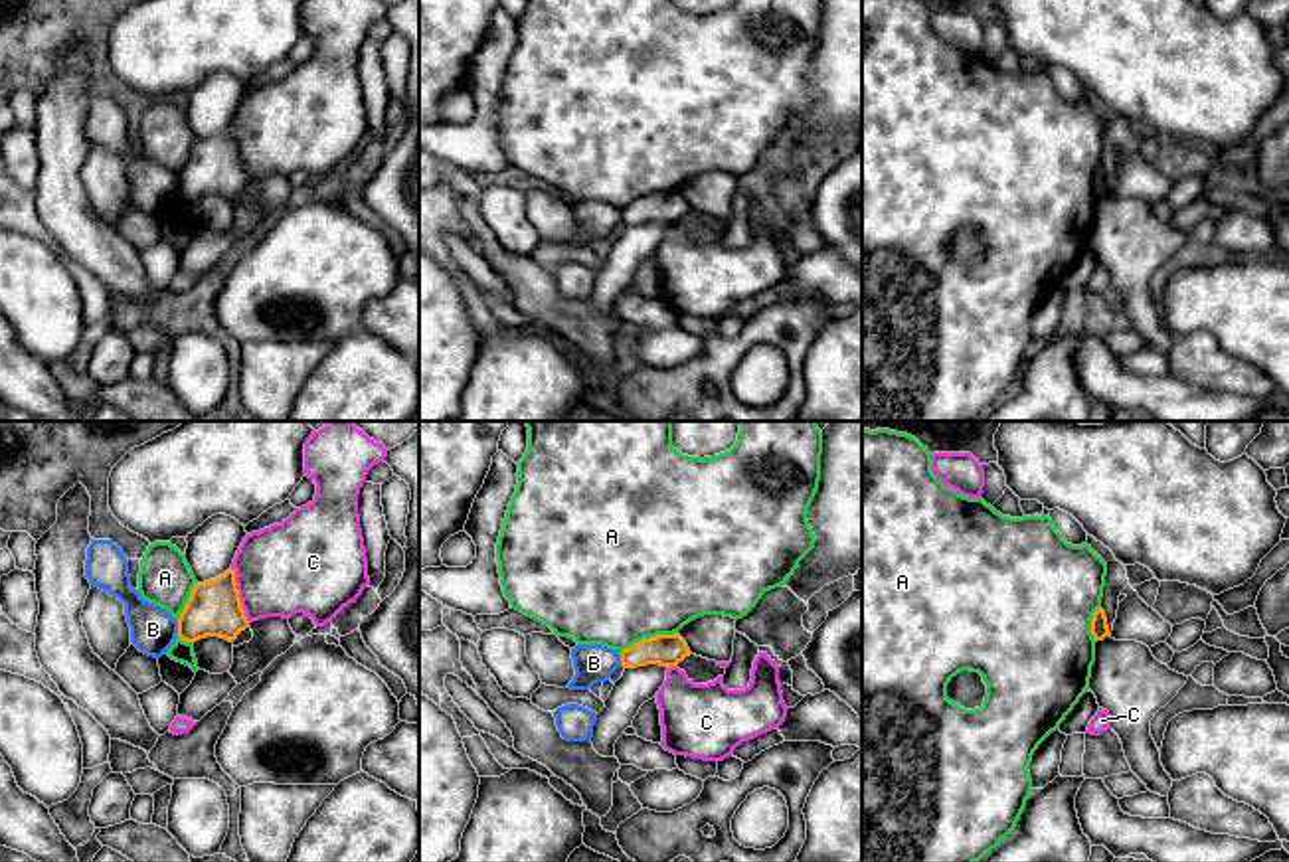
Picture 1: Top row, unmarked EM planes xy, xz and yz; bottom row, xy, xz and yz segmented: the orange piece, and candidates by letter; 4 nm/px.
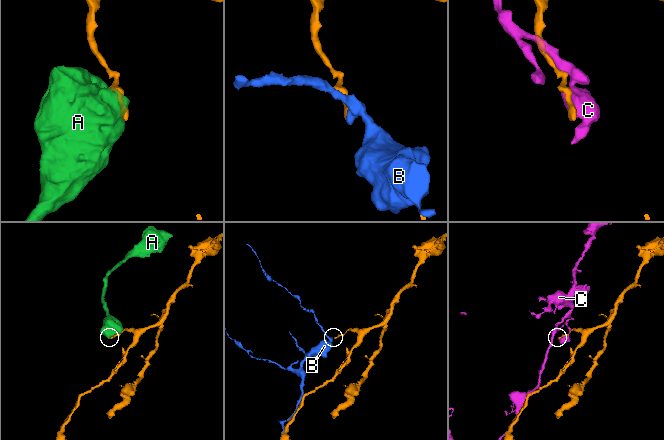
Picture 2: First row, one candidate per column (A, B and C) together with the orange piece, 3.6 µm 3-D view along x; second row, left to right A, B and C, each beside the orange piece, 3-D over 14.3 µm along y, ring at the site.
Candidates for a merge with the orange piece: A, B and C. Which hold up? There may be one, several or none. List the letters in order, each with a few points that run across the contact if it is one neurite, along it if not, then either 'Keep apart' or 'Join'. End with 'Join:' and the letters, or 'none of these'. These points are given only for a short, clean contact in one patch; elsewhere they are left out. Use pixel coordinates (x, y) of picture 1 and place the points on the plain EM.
A: Line: xz (677, 188), (643, 194), (621, 210). Keep apart
B: Line: xy (176, 178), (178, 190). Keep apart
C: Keep apart
Join: none of these

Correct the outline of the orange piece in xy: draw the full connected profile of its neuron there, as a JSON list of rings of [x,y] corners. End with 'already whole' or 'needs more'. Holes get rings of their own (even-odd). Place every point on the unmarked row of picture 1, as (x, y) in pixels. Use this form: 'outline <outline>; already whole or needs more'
outline [[[235,127],[223,132],[196,140],[190,156],[178,176],[178,194],[196,200],[206,194],[219,194],[229,200],[249,184],[241,164]]]; already whole

